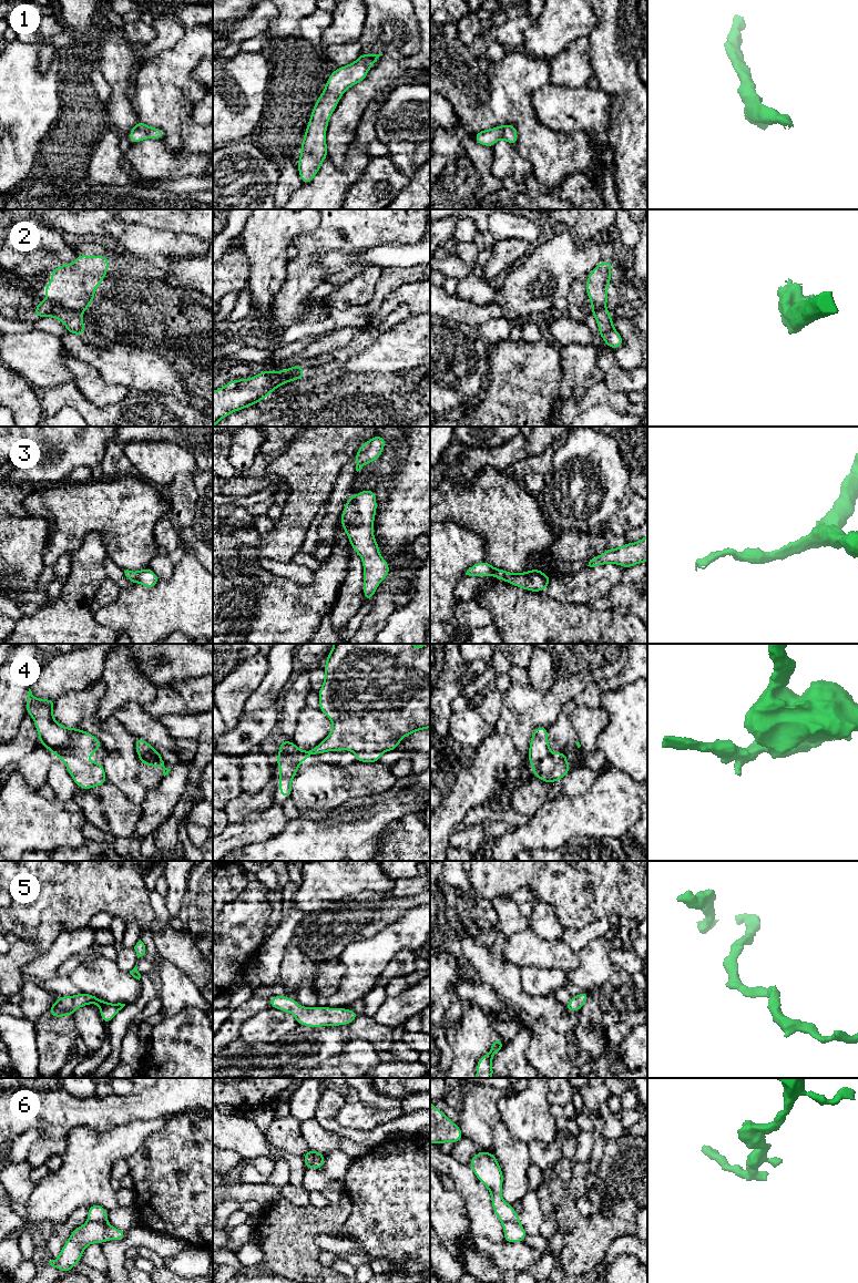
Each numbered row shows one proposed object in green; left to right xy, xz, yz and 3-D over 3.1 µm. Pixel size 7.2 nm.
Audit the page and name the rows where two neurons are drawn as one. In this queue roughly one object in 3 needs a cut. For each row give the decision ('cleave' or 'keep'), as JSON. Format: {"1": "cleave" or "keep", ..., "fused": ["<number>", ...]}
{"1": "keep", "2": "cleave", "3": "keep", "4": "cleave", "5": "keep", "6": "cleave", "fused": ["2", "4", "6"]}

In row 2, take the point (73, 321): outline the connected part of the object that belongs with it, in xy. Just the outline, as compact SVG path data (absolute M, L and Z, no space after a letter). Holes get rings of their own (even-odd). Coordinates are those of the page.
M41 300L34 308L35 318L53 317L60 320L70 333L82 336L85 332L82 312L74 312L70 309L61 307L60 305Z

